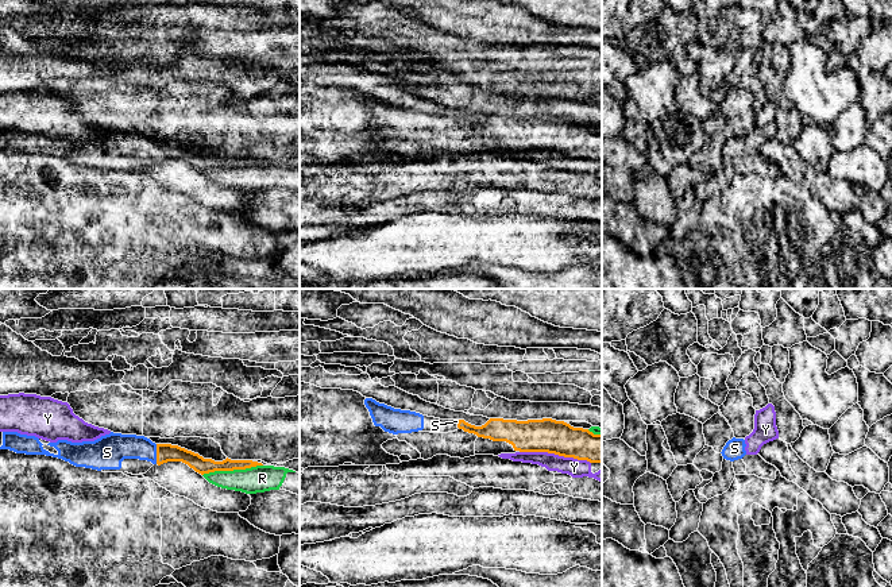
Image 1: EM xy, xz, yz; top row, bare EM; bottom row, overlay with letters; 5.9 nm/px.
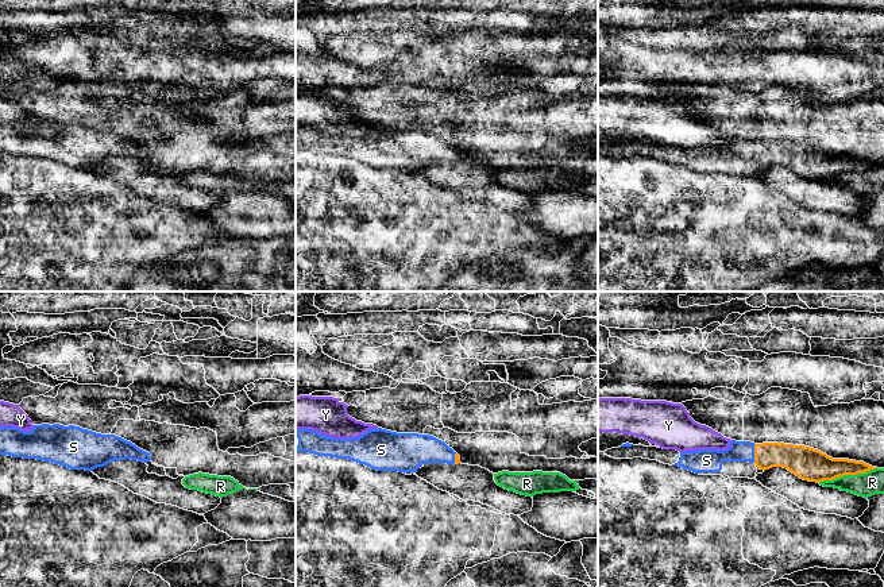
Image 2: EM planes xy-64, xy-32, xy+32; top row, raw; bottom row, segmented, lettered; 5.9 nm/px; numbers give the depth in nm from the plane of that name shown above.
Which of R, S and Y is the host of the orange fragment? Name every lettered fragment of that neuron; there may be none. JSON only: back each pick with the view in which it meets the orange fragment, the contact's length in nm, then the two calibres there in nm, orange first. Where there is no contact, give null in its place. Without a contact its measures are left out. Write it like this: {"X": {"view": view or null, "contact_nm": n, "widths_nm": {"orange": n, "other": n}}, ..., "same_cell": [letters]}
{"S": {"view": "xy", "contact_nm": 120, "widths_nm": {"orange": 110, "other": 170}}, "same_cell": ["S"]}

